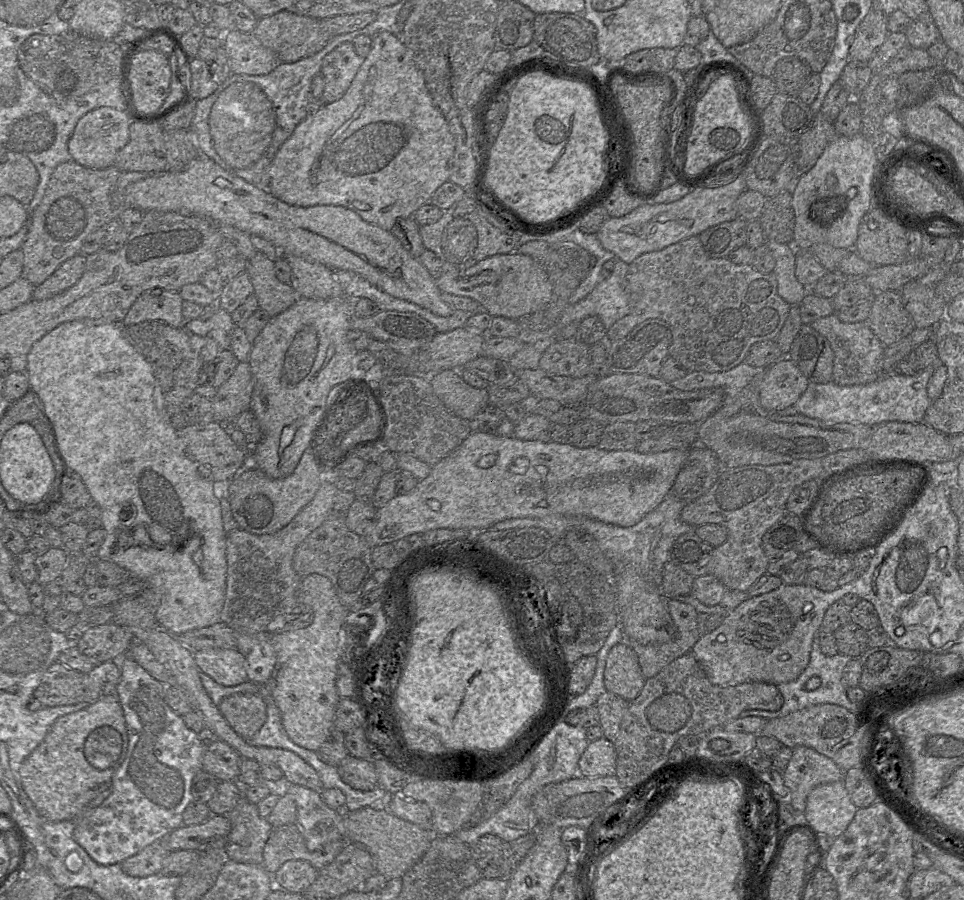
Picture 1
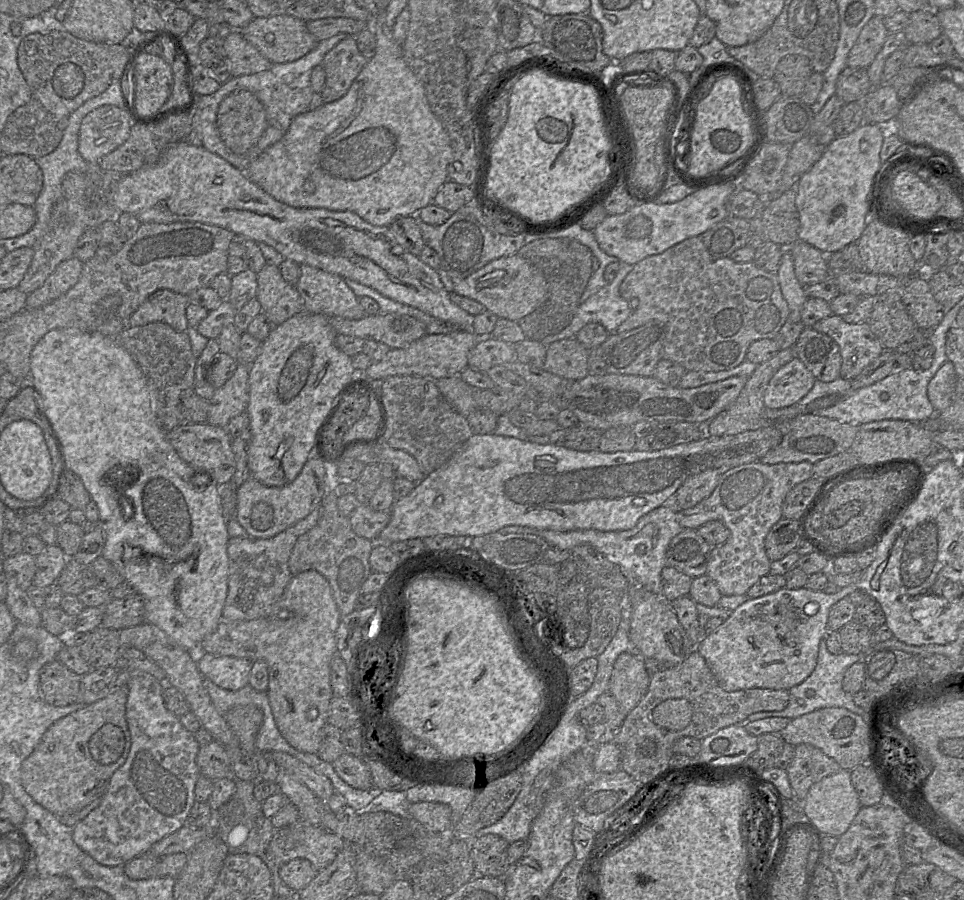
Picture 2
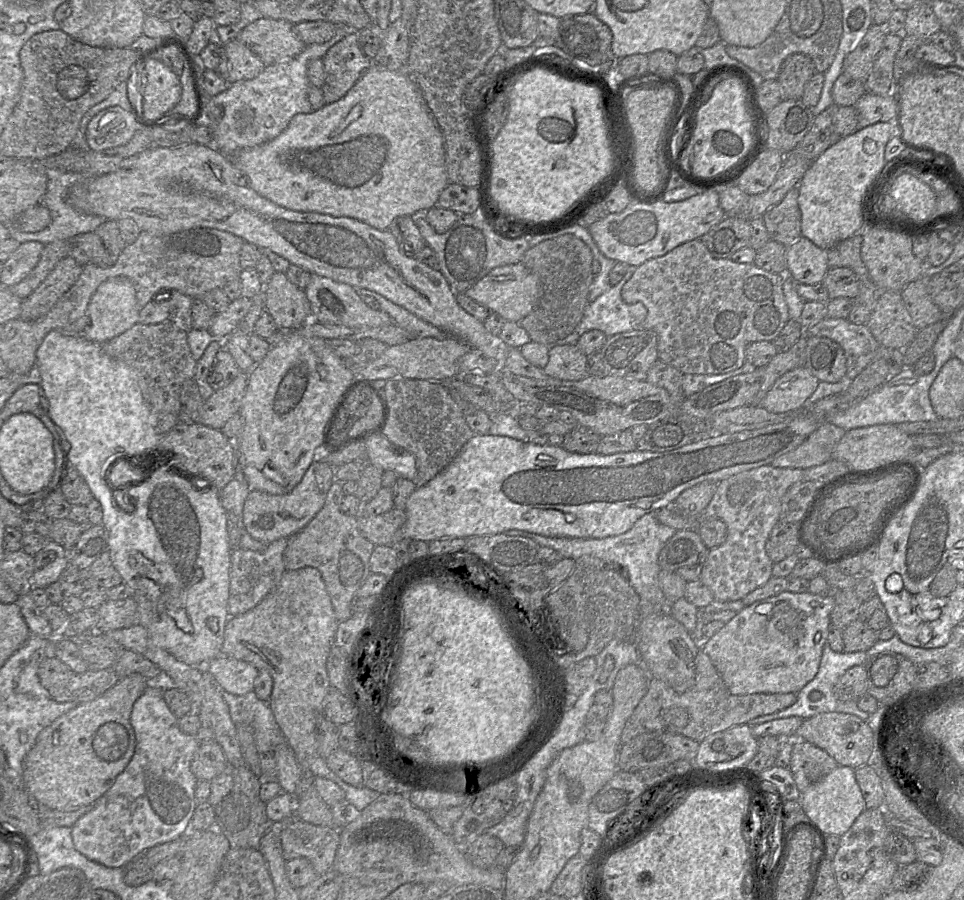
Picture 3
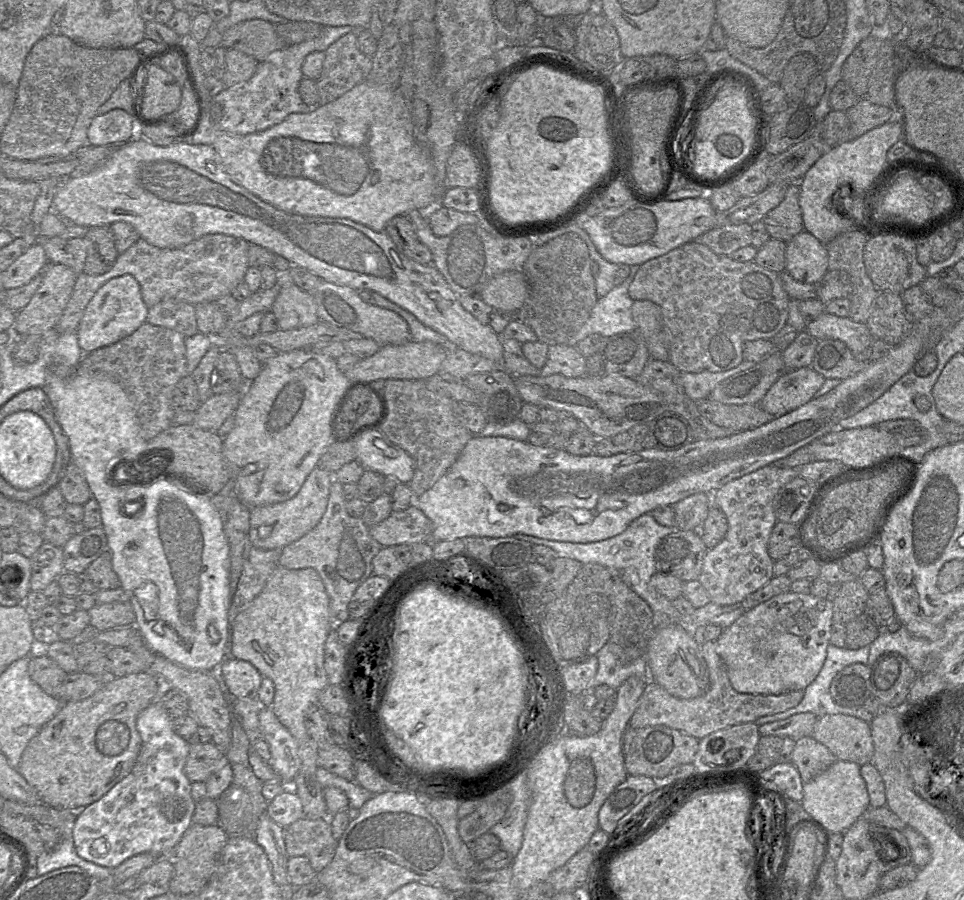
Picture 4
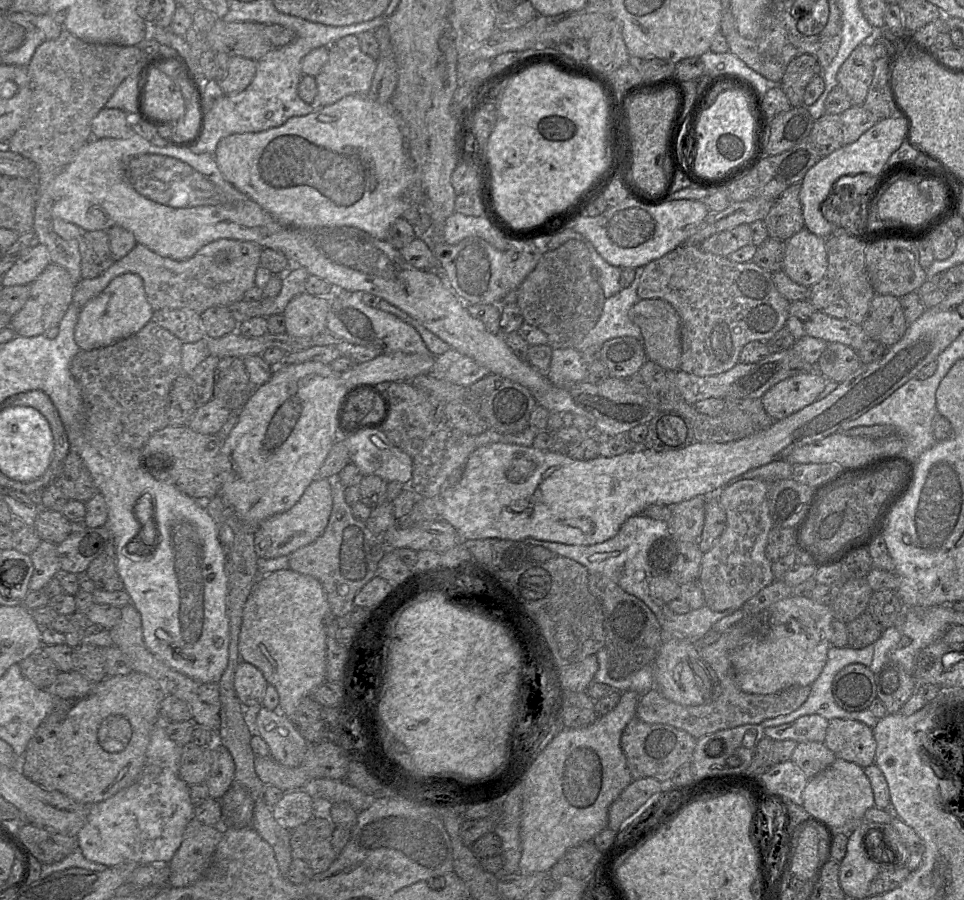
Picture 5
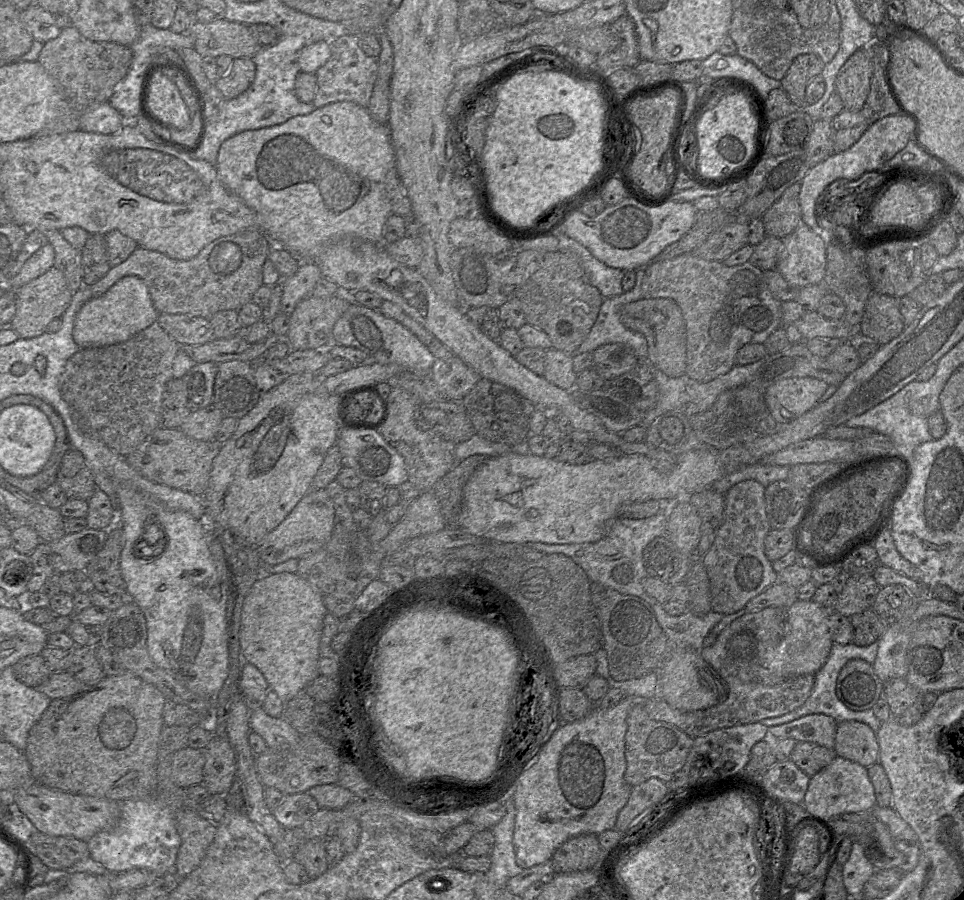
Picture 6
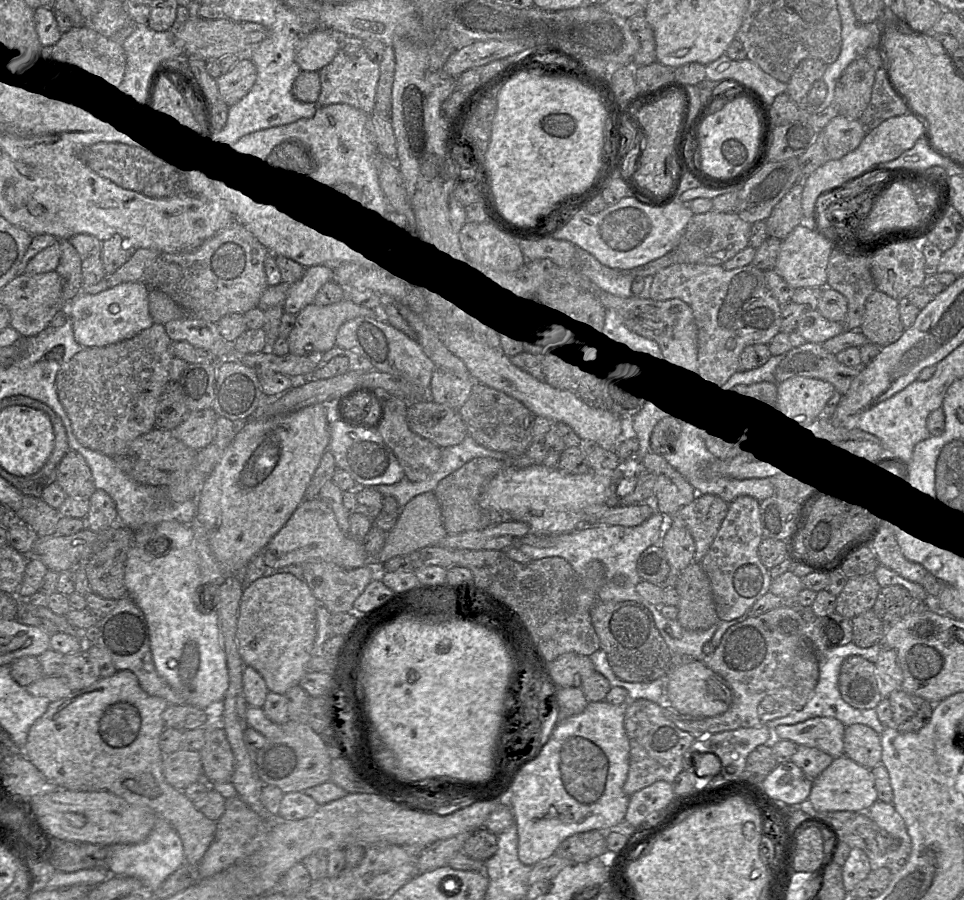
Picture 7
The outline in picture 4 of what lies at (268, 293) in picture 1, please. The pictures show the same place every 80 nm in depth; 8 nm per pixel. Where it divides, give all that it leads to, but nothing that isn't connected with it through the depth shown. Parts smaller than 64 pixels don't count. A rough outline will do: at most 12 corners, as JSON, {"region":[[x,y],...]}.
{"region":[[282,277],[271,312],[282,331],[319,322],[313,295]]}

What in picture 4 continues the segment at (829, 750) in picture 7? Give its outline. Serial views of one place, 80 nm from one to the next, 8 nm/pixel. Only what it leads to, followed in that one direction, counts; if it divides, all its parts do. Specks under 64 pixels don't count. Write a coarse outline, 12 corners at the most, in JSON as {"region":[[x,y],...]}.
{"region":[[794,714],[759,726],[760,736],[811,736],[817,716]]}

